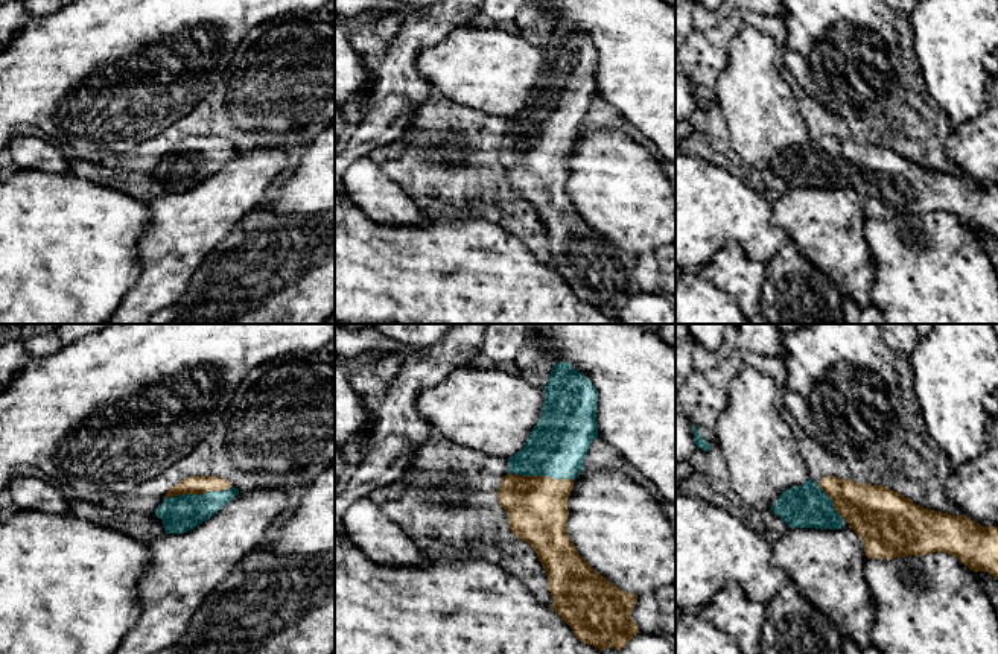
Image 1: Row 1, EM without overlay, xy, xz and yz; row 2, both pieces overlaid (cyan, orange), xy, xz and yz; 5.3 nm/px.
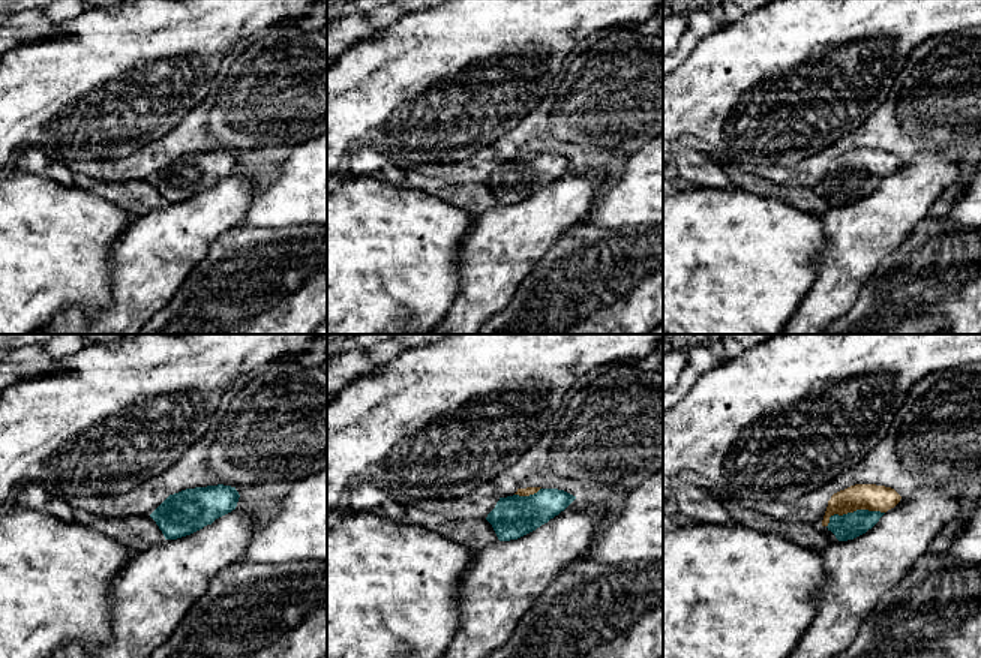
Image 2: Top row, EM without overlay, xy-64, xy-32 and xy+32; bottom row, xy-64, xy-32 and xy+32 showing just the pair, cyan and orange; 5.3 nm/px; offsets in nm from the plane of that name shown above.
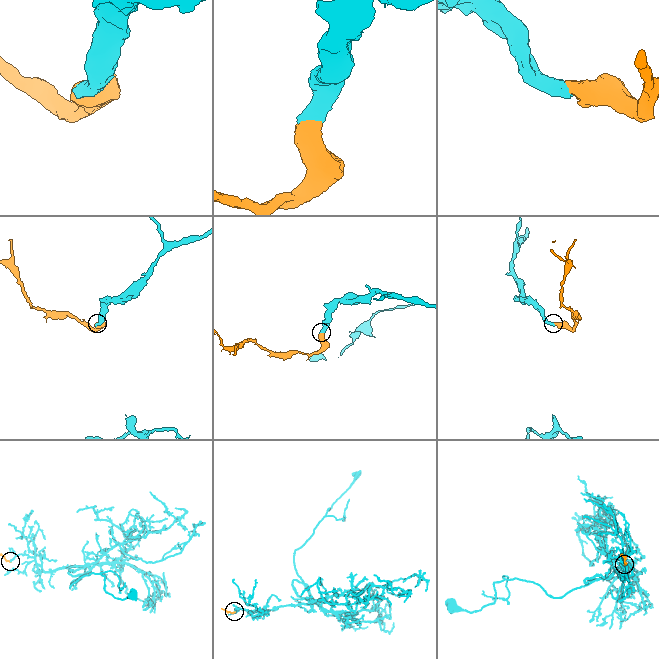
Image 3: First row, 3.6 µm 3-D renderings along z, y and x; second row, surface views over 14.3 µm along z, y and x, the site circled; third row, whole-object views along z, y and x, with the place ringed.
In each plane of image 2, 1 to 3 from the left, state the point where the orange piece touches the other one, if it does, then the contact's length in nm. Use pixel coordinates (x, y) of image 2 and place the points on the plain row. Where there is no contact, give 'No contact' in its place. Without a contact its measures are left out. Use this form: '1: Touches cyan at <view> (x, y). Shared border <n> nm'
1: No contact
2: Touches cyan at xy-32 (527, 161). Shared border 150 nm
3: Touches cyan at xy+32 (854, 176). Shared border 320 nm

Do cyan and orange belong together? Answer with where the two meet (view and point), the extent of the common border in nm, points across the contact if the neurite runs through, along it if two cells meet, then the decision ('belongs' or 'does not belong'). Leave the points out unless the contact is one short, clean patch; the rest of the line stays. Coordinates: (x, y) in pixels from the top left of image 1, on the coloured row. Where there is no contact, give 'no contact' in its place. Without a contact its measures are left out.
contact xy (198, 495); length 360 nm; way xy (183, 513), (198, 495), (195, 484); belongs

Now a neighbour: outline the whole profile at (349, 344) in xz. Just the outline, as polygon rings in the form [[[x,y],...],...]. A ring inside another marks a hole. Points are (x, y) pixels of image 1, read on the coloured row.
[[[335,324],[335,356],[348,362],[362,353],[374,353],[376,359],[400,354],[403,344],[383,336],[376,327],[350,330]]]

